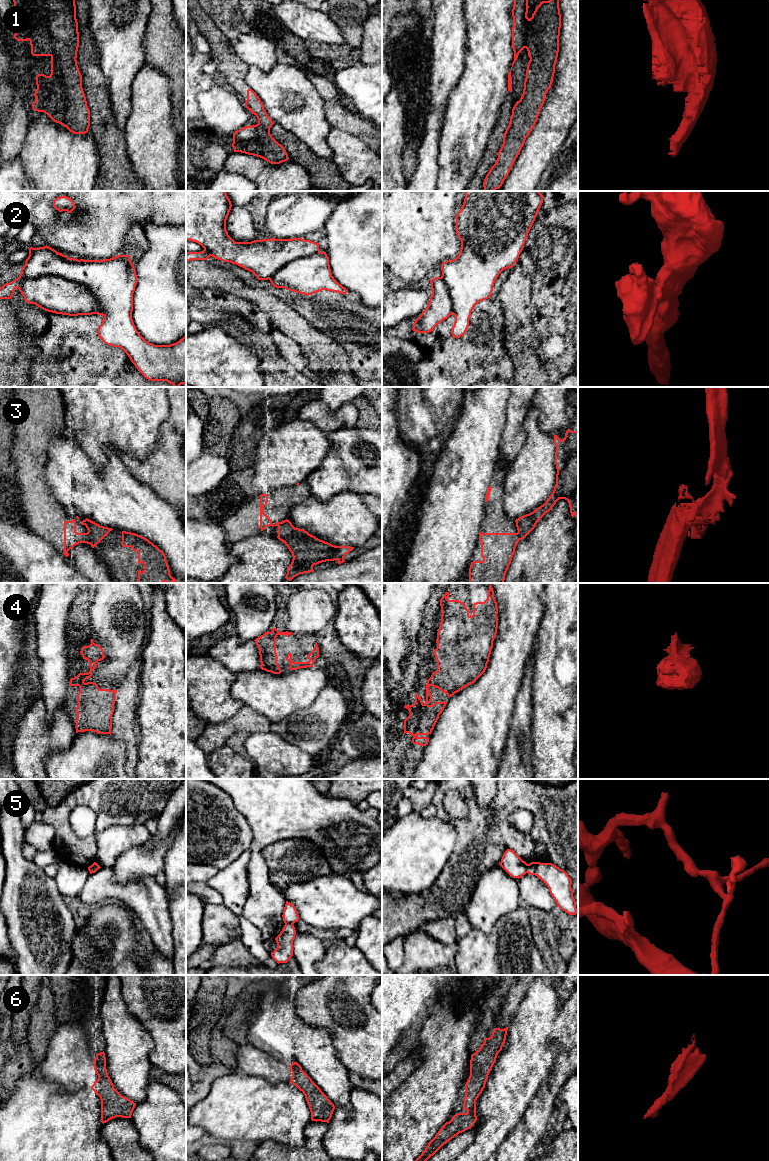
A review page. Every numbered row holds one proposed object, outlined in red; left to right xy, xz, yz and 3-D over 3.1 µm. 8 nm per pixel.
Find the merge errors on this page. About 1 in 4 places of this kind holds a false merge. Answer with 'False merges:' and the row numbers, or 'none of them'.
False merges: 1, 2, 3, 5

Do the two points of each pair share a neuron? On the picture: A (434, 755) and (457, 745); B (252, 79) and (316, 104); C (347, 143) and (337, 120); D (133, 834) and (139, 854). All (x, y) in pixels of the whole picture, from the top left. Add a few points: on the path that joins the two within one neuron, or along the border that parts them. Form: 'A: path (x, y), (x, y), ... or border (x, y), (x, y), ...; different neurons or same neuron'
A: path (440, 755), (447, 755), (451, 751); same neuron
B: path (268, 86), (279, 90), (297, 90), (300, 92); same neuron
C: border (331, 126), (352, 133), (362, 140); different neurons
D: border (151, 836), (143, 843), (127, 849), (116, 858); different neurons

